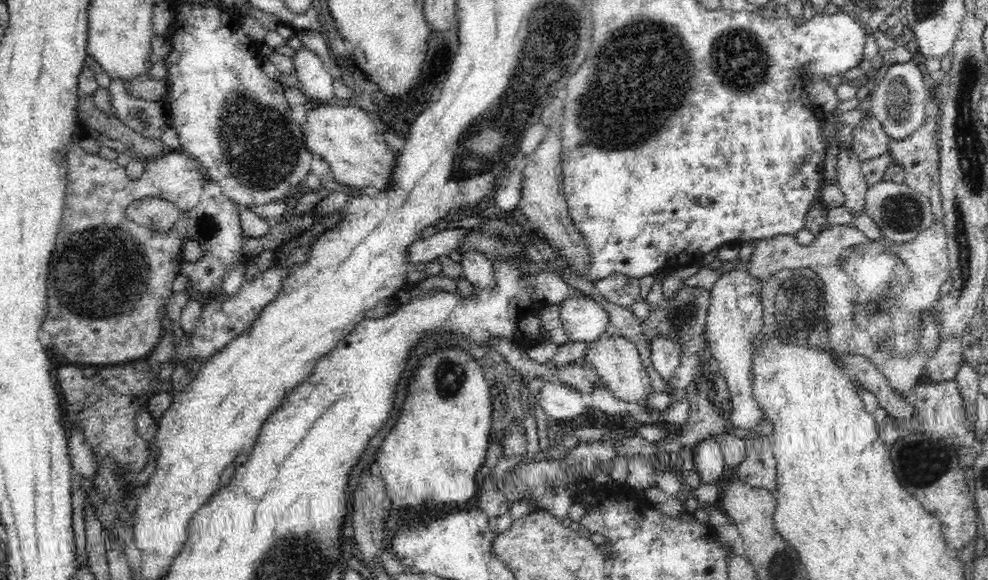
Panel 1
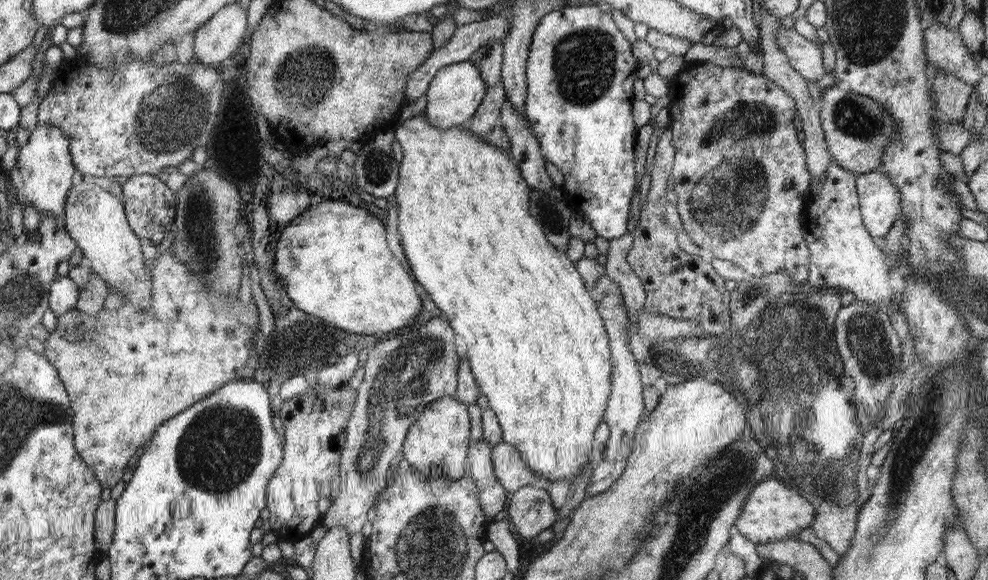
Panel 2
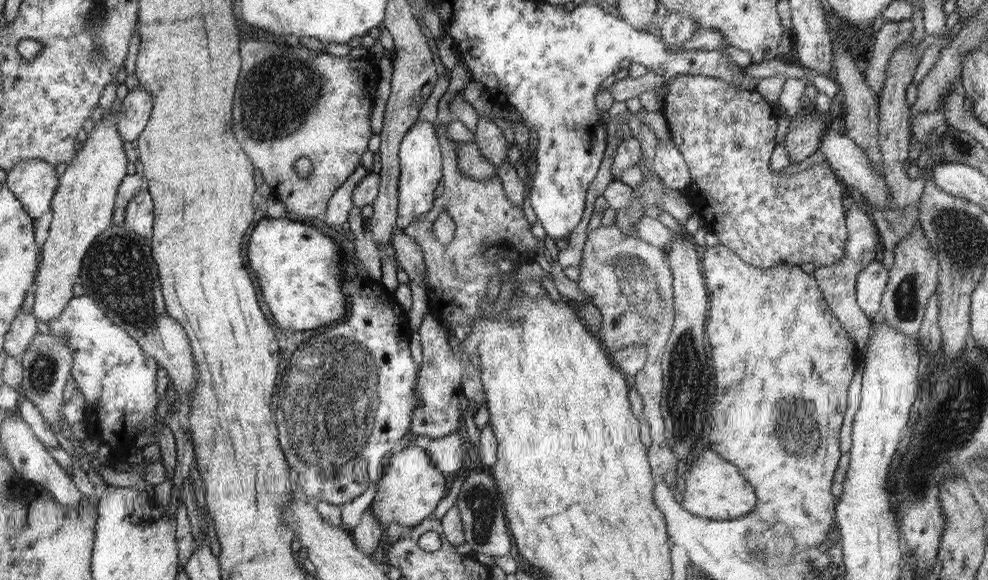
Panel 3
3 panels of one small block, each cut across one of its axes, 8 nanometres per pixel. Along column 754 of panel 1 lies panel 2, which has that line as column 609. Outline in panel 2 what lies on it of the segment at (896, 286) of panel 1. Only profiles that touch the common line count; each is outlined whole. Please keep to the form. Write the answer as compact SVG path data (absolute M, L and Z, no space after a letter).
M633 232L626 236L609 241L605 264L605 275L610 277L620 287L624 305L626 305L632 324L637 325L637 314L645 308L646 291L644 283L626 260L628 251L632 248Z

